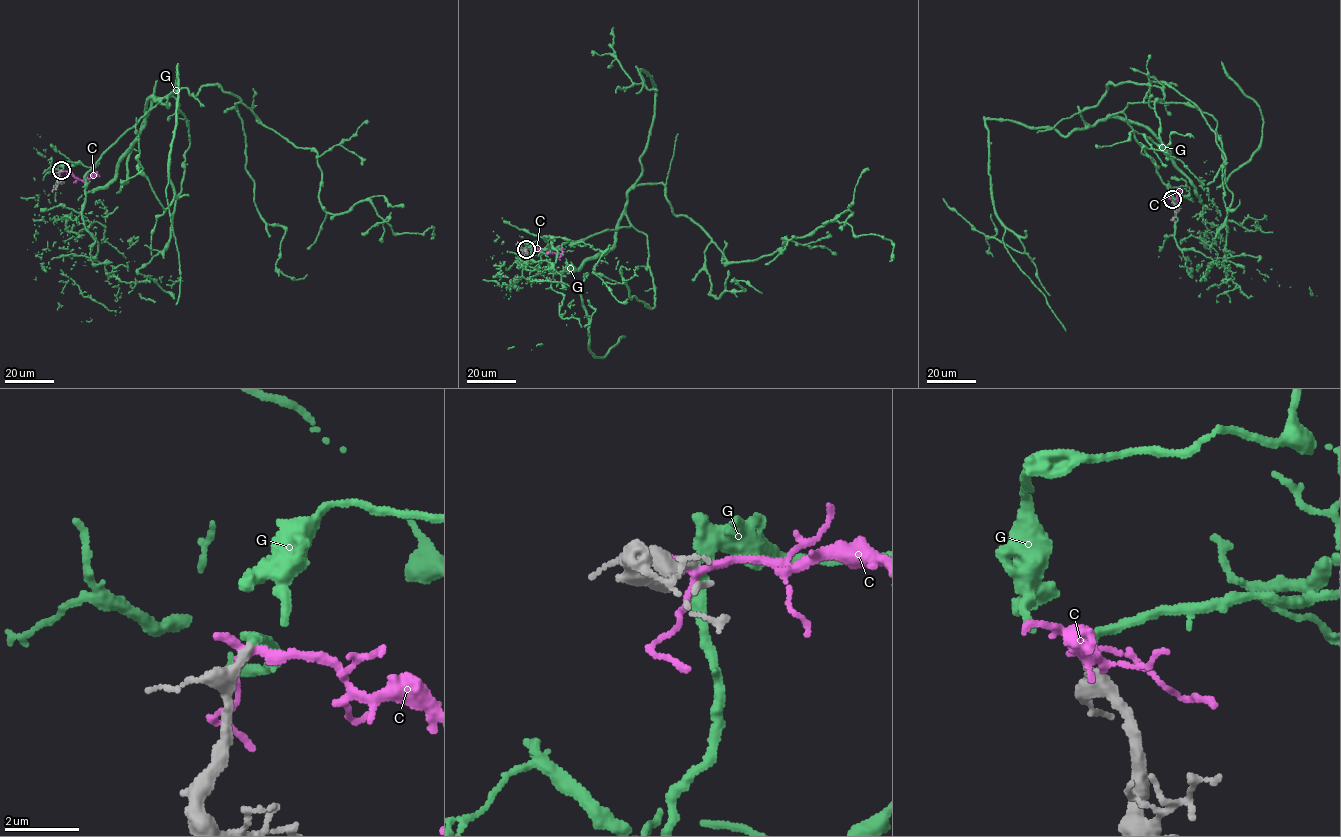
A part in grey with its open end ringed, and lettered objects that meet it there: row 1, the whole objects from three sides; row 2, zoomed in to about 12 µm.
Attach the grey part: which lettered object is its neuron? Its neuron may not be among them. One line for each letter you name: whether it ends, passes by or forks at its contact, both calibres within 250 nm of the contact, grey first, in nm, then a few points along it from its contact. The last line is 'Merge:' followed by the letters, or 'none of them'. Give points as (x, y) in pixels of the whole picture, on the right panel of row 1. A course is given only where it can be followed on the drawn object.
G: it ends | 280/260 nm | via (1172, 199), (1123, 113), (1092, 125), (1078, 106), (1109, 82), (1157, 86), (1167, 154), (1145, 138), (1194, 138)
Merge: G

